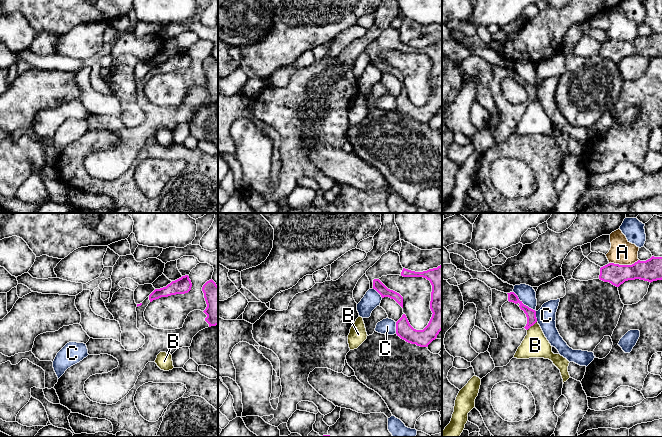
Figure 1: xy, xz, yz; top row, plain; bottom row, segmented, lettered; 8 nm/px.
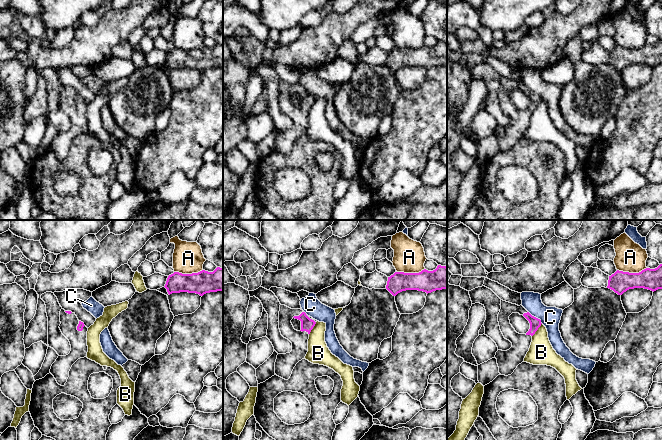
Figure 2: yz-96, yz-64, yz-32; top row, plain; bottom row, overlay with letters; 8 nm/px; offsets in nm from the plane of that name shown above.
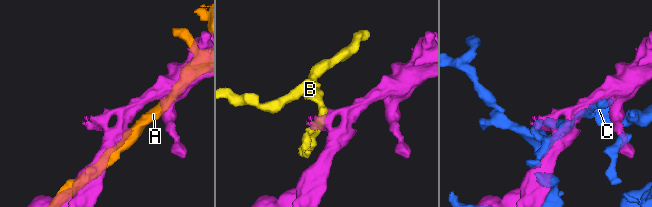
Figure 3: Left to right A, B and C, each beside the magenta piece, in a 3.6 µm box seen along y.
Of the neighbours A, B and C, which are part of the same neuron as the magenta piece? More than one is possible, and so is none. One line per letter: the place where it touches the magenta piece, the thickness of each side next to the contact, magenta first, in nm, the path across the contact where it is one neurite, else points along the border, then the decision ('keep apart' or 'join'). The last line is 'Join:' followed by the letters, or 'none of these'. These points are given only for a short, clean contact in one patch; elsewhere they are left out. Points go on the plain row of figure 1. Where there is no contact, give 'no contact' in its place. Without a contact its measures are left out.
A: contact yz (623, 41); calibres 180 and 200 nm; keep apart
B: contact yz (531, 101); calibres 80 and 200 nm; border yz (536, 97), (527, 106); keep apart
C: contact yz (527, 82); calibres 80 and 160 nm; keep apart
Join: none of these

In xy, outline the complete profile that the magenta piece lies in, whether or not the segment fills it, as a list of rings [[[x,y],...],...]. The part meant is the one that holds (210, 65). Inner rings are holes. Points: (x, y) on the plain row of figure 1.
[[[185,51],[166,63],[155,65],[142,79],[137,80],[137,104],[145,112],[145,120],[138,126],[127,127],[121,118],[113,115],[89,115],[86,119],[89,131],[108,130],[119,138],[112,147],[92,151],[85,157],[84,167],[91,177],[116,180],[135,162],[146,140],[155,138],[160,128],[172,131],[179,124],[190,123],[199,107],[218,101],[218,62],[212,55],[202,63],[206,85],[190,88],[182,104],[157,105],[145,96],[144,87],[150,78],[161,73],[188,69],[191,63],[191,56]]]

